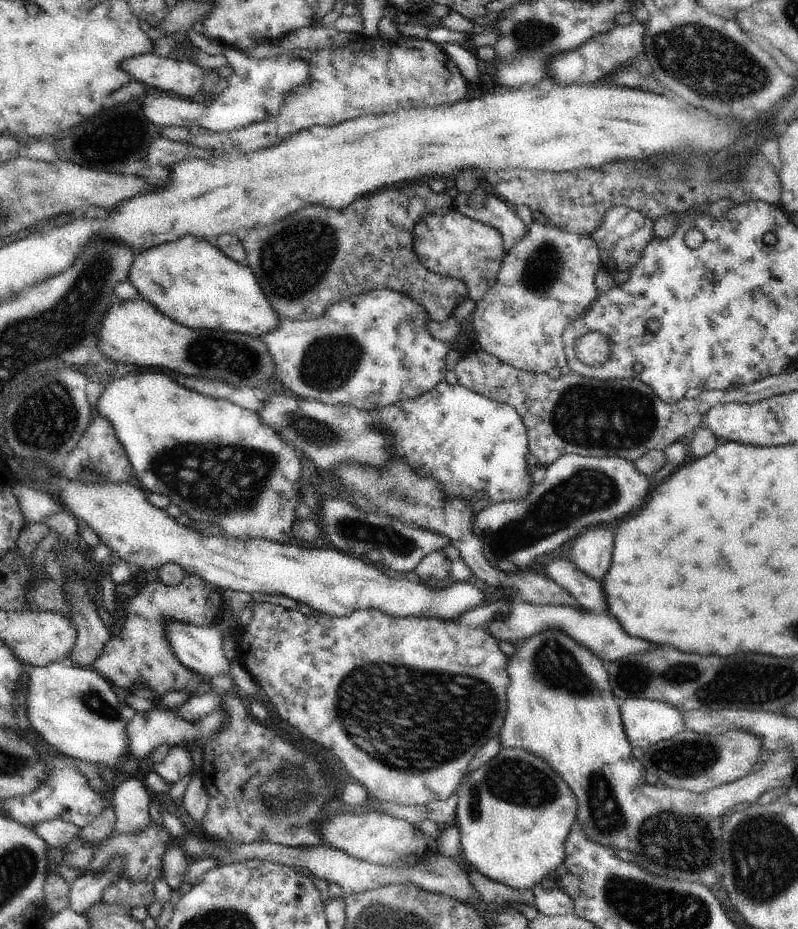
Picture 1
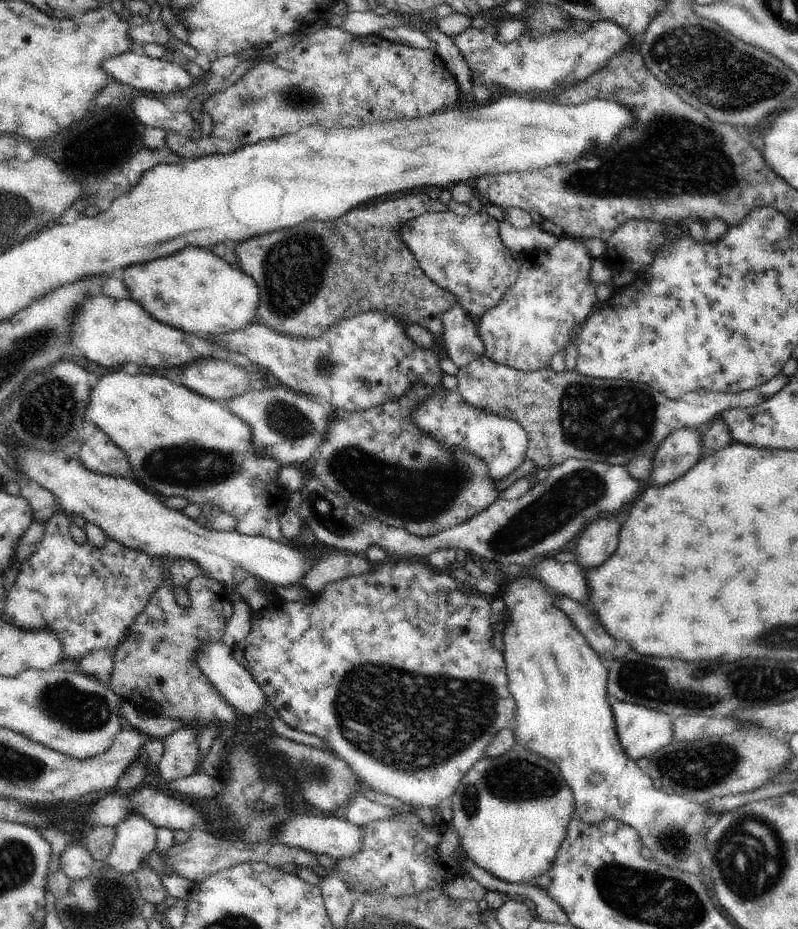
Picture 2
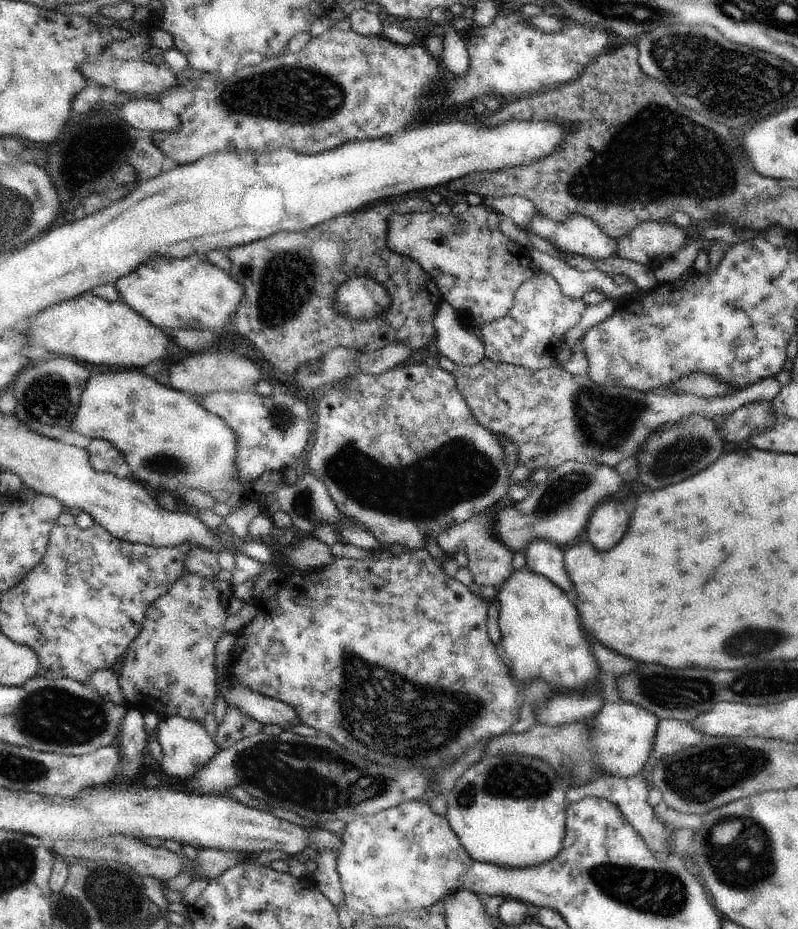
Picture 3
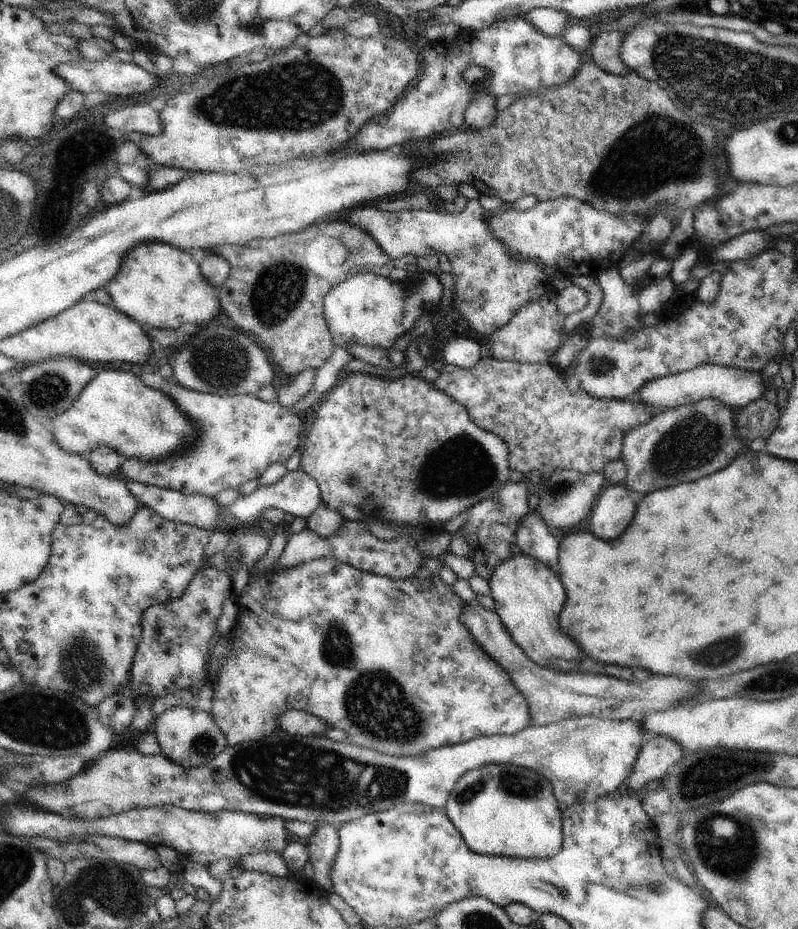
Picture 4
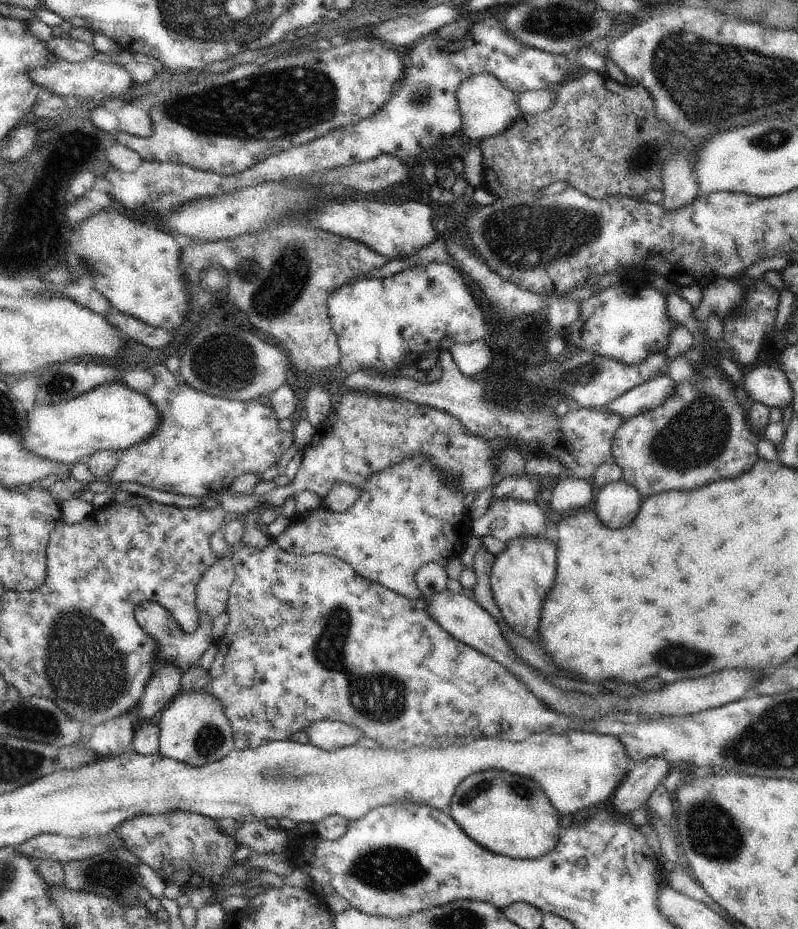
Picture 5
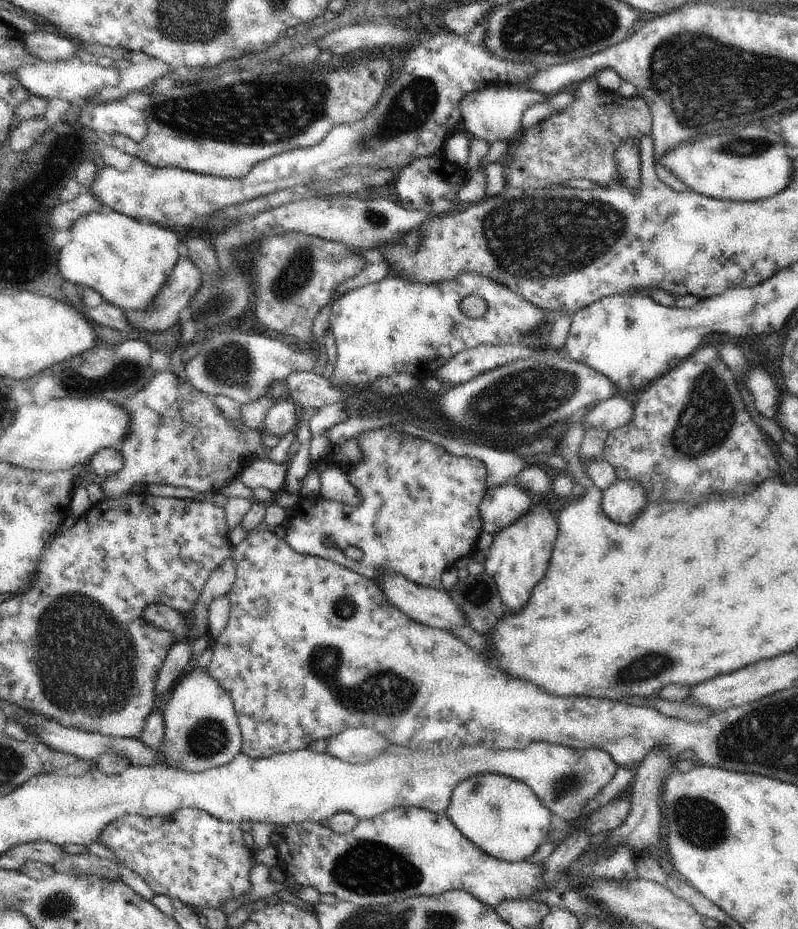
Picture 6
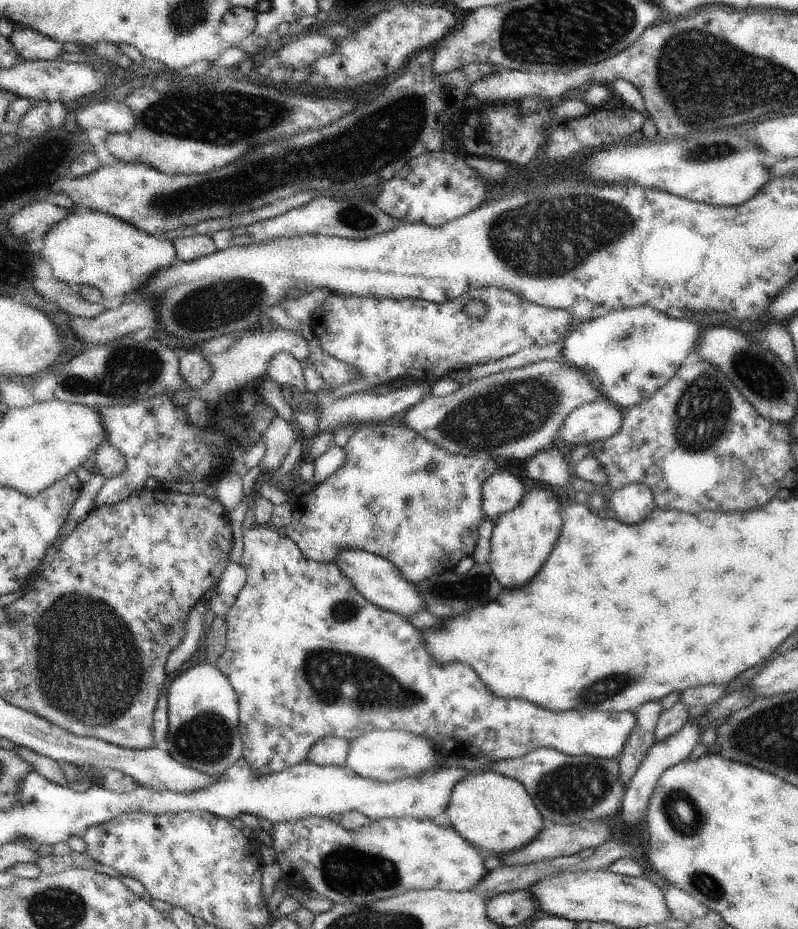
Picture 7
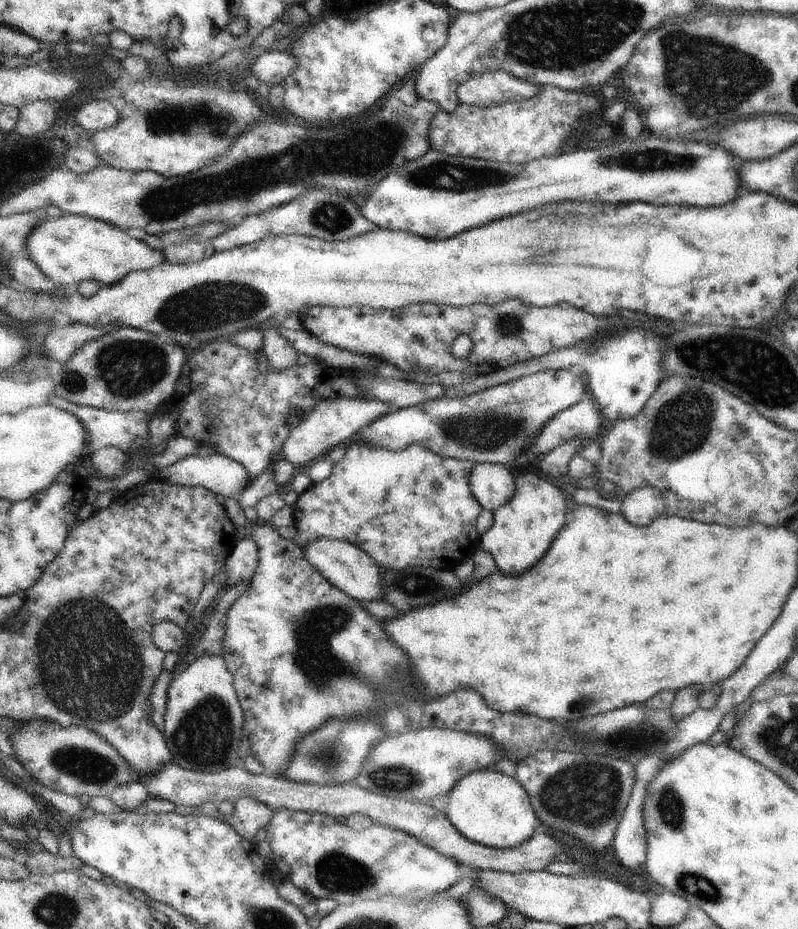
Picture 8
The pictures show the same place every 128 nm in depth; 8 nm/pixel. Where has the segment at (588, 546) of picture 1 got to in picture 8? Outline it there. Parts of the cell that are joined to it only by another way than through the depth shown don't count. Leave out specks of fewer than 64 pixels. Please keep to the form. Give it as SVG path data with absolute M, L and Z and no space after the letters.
M642 487L624 494L621 512L630 524L648 526L666 512L667 500L660 491Z

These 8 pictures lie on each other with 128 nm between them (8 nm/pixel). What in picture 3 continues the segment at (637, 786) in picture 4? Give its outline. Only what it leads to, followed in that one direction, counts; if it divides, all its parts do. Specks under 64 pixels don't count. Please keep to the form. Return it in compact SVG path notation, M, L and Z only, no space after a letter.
M664 719L659 722L650 757L653 756L655 762L661 761L666 756L700 744L704 737L706 735L694 730L687 722Z

